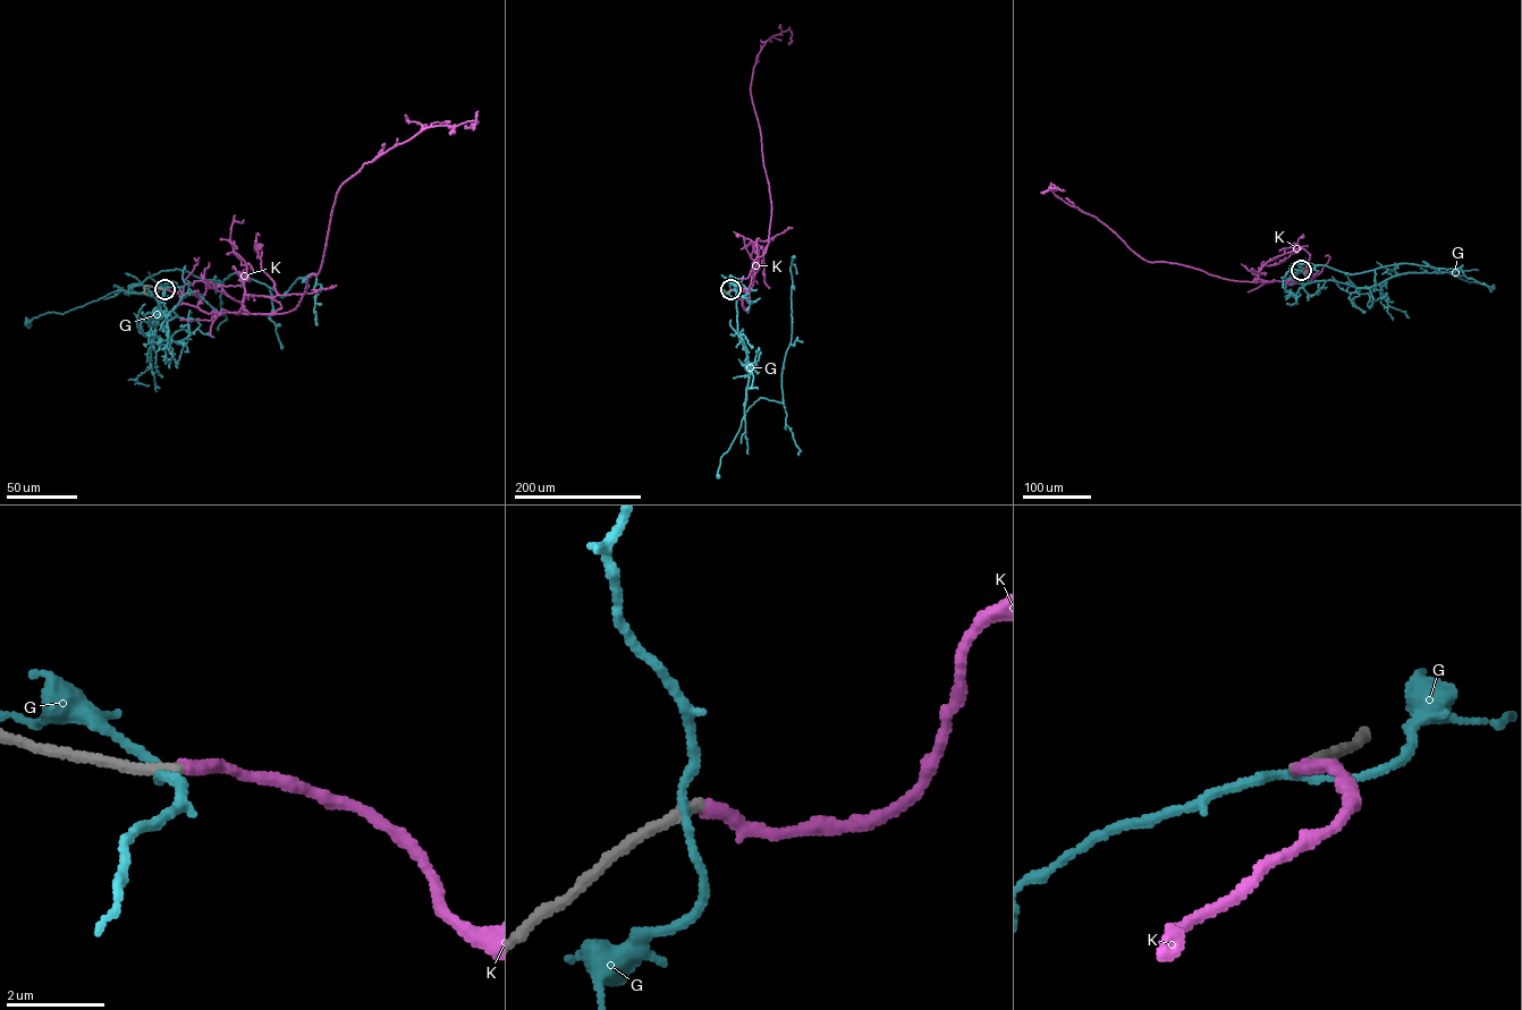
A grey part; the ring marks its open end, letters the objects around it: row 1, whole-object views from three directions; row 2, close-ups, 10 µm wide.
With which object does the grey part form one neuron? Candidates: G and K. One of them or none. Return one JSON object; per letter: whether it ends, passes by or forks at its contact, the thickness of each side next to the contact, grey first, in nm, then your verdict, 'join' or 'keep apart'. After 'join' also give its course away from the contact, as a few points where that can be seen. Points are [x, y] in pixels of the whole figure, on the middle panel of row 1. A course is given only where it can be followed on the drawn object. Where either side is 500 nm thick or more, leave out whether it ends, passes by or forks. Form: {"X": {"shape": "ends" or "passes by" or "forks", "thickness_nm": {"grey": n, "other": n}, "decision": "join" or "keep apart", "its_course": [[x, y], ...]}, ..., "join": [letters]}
{"G": {"shape": "passes by", "thickness_nm": {"grey": 300, "other": 160}, "decision": "keep apart"}, "K": {"shape": "ends", "thickness_nm": {"grey": 280, "other": 300}, "decision": "join", "its_course": [[730, 289], [749, 295], [771, 215], [750, 91], [753, 69], [774, 35], [789, 30], [789, 44]]}, "join": ["K"]}

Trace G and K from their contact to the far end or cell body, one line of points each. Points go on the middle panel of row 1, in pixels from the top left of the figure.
G: (730, 289), (733, 278), (737, 282), (737, 333), (749, 362), (749, 380), (744, 415), (721, 457), (718, 476)
K: (730, 289), (749, 295), (771, 215), (750, 91), (753, 69), (774, 35), (789, 30), (789, 44)

